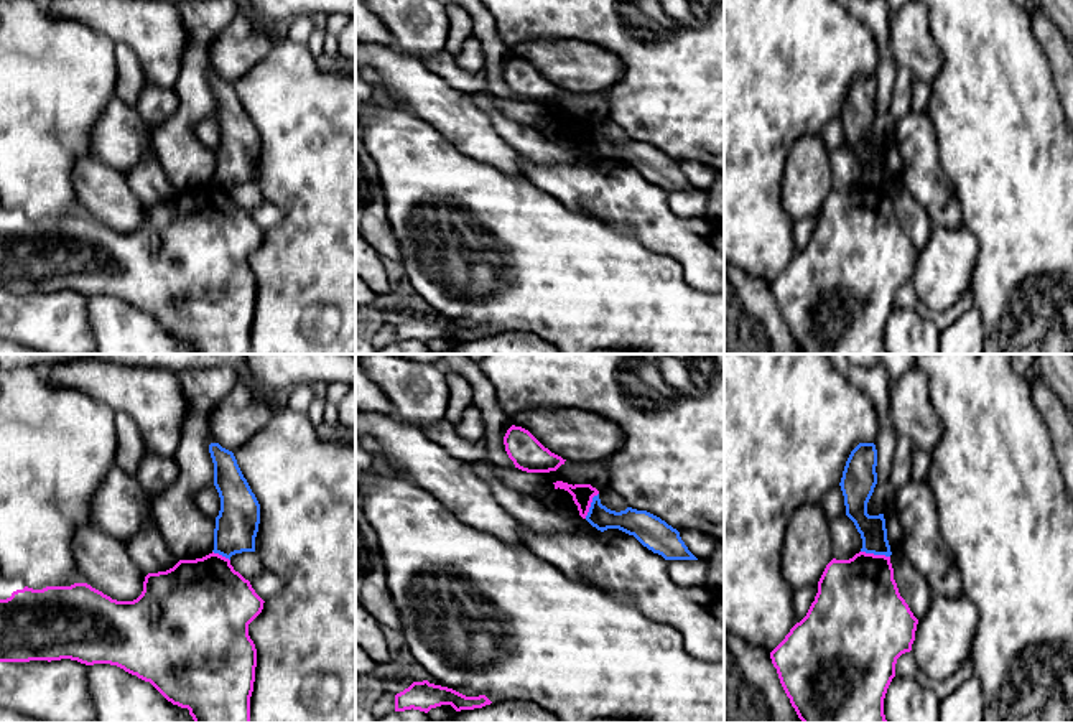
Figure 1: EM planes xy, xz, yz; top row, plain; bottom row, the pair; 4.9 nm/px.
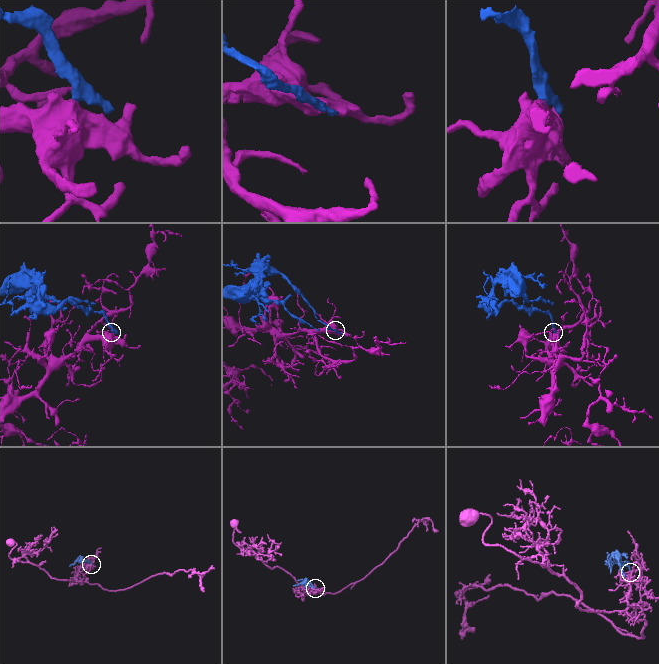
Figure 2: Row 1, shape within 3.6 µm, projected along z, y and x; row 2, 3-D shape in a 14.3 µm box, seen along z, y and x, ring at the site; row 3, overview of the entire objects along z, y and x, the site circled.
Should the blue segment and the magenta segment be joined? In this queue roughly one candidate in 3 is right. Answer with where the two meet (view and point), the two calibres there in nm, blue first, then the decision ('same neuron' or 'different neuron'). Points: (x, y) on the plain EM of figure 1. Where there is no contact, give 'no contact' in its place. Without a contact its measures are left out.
yz (876, 185) | 130/420 nm | different neuron

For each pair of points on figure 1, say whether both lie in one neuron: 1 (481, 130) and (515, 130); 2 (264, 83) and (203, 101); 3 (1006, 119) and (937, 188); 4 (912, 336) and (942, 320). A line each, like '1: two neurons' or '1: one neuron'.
1: two neurons
2: two neurons
3: two neurons
4: two neurons

